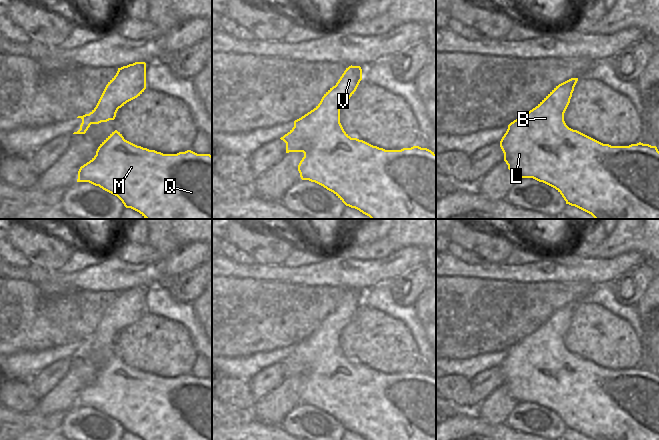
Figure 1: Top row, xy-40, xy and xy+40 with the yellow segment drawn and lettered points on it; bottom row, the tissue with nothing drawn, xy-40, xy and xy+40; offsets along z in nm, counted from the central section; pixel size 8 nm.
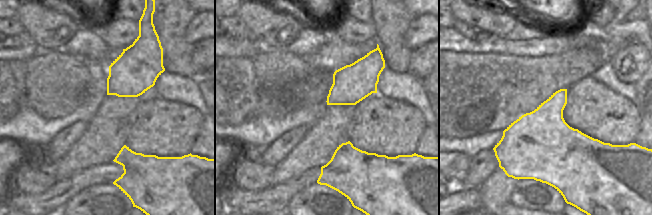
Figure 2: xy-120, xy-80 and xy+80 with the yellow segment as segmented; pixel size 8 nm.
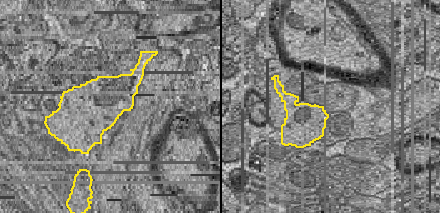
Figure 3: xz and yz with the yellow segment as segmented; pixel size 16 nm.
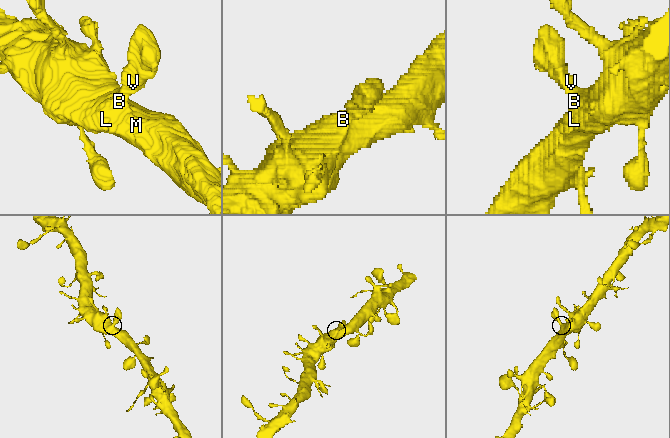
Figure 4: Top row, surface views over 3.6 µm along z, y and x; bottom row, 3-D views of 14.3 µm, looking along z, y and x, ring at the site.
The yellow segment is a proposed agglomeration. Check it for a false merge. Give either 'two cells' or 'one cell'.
one cell

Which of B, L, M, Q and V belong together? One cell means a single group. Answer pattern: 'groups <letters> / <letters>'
groups B L M Q V

